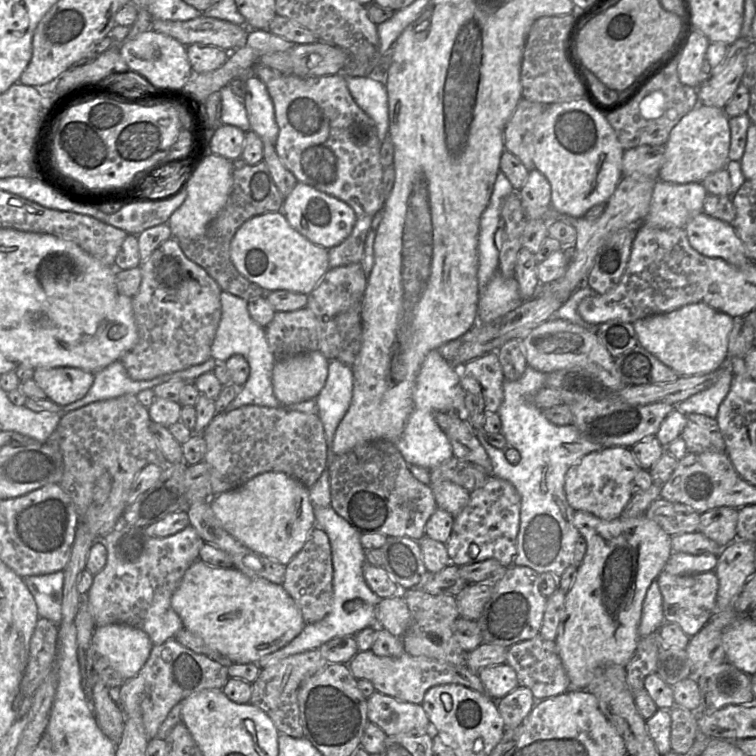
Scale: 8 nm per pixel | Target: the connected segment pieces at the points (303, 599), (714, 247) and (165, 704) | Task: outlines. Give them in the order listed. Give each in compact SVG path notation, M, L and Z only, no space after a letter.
M314 525L300 551L285 565L285 591L301 611L306 624L318 622L331 610L333 603L333 566L330 542L327 534Z
M702 211L686 224L684 230L691 247L704 256L721 258L737 267L752 262L730 223L713 218Z
M173 638L154 645L139 672L122 682L119 705L125 716L141 709L145 732L151 739L157 736L161 724L176 704L205 689L222 689L228 678L226 666L194 652Z

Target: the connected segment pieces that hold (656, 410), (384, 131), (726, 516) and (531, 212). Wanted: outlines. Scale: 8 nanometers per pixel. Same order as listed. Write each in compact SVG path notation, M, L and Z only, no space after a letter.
M579 366L547 373L545 387L560 392L563 404L568 405L572 412L572 424L584 437L603 448L621 446L631 449L636 443L655 436L662 421L675 408L664 402L628 404L616 391L604 386L593 374Z
M345 76L345 79L355 102L375 122L382 142L389 135L388 94L383 79L378 76Z
M718 507L700 514L697 532L724 548L737 539L738 509Z
M536 168L529 171L527 180L517 192L527 219L541 219L551 206L551 186Z

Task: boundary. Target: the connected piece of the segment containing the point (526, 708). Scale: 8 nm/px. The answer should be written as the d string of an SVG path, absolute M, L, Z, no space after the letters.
M519 684L512 692L497 701L505 729L519 728L536 704L528 687Z

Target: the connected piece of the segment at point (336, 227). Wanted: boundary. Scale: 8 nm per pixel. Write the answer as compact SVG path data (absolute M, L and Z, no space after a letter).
M297 182L284 199L282 212L289 224L312 243L330 249L342 243L352 232L357 216L344 201Z

